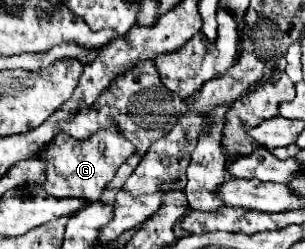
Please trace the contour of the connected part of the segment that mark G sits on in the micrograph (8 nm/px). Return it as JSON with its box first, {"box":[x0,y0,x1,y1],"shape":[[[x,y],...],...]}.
{"box":[40,126,136,206],"shape":[[[116,126],[100,128],[96,134],[92,134],[88,140],[74,140],[64,132],[56,134],[52,144],[40,152],[40,160],[46,164],[46,180],[42,184],[44,192],[50,196],[76,196],[84,198],[86,206],[96,202],[100,194],[106,190],[108,182],[114,178],[116,168],[132,154],[136,148],[132,148],[132,142],[122,138],[120,130]]]}

